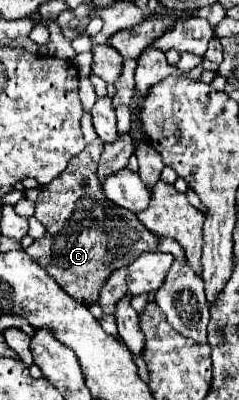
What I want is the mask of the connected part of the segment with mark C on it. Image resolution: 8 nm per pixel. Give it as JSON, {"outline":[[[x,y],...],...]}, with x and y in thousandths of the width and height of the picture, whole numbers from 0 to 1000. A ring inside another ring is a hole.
{"outline":[[[397,348],[347,373],[347,383],[331,383],[331,393],[305,393],[289,403],[280,423],[247,443],[230,443],[213,463],[180,463],[163,473],[163,488],[146,498],[146,543],[197,578],[172,598],[146,598],[105,623],[113,638],[138,643],[146,658],[180,668],[264,718],[272,733],[289,733],[305,748],[339,758],[406,753],[423,713],[481,673],[515,663],[548,663],[607,628],[649,628],[674,603],[665,593],[649,593],[649,583],[615,583],[615,568],[590,563],[590,553],[540,523],[498,523],[498,513],[481,513],[439,493],[414,463],[414,443],[397,443],[423,378],[431,378],[431,353]]]}

